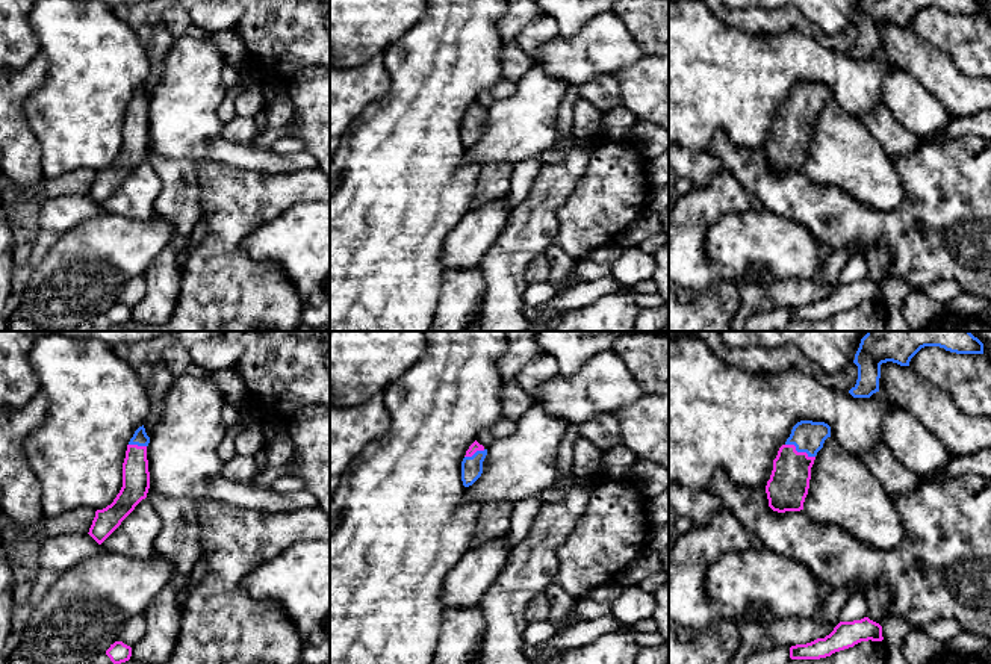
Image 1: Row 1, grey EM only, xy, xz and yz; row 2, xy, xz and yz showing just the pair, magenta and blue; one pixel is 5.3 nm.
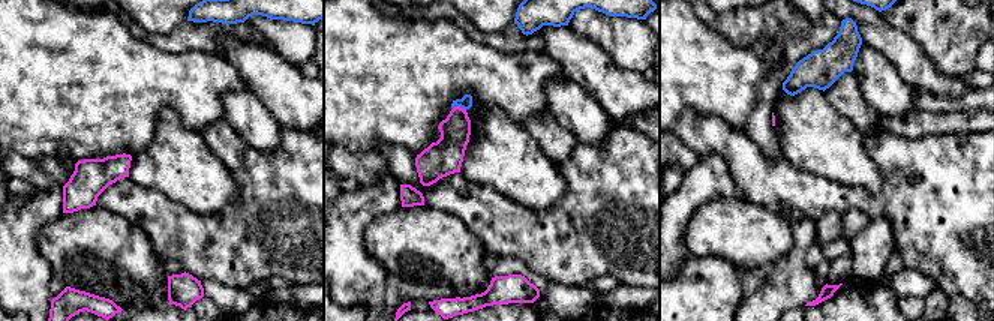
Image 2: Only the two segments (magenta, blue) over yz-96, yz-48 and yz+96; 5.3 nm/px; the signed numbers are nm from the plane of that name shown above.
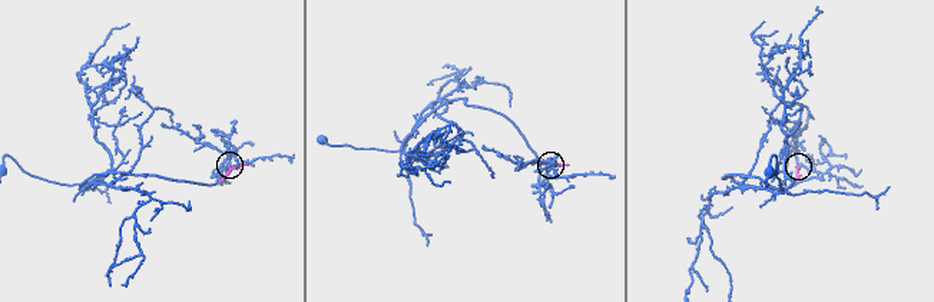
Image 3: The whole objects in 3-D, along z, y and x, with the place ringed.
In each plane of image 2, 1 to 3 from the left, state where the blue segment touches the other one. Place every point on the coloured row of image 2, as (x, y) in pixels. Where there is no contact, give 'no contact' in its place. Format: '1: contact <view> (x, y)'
1: no contact
2: contact yz-48 (459, 107)
3: no contact

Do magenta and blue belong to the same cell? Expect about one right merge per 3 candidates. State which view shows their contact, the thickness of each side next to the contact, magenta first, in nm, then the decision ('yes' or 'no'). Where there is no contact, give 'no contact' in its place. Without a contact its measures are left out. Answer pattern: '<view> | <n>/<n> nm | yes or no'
yz | 220/170 nm | yes

